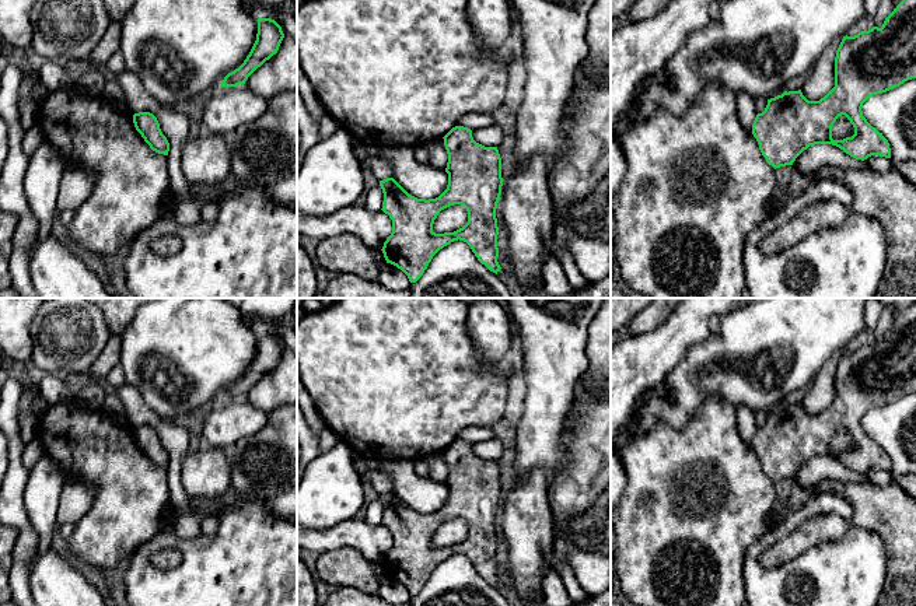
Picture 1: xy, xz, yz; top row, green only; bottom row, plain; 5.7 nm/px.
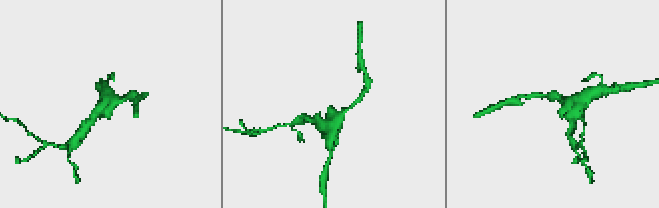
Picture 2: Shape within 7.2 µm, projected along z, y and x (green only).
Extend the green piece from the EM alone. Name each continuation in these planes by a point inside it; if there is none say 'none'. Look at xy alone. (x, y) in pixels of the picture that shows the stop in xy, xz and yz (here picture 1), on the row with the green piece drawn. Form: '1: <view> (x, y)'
none

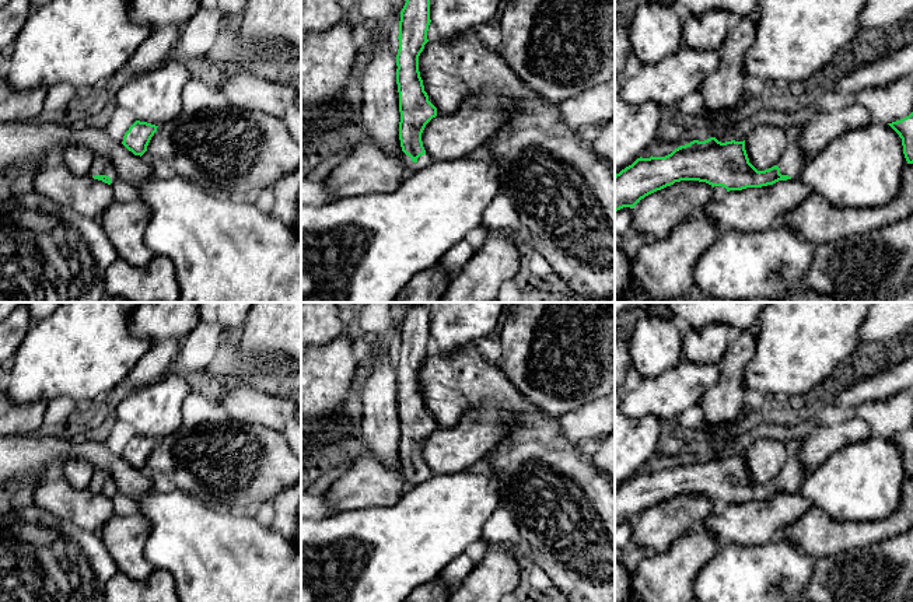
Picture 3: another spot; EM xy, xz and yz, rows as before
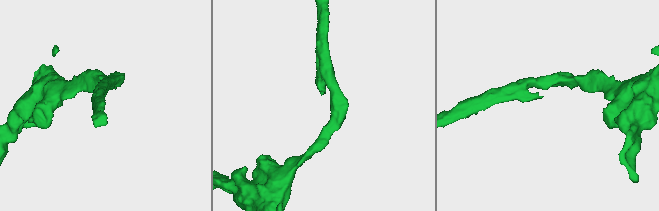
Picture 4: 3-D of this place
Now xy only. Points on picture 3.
1: xy (101, 165)

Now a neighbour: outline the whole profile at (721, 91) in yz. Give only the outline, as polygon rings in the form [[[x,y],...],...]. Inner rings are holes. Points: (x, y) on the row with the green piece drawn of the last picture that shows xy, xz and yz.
[[[756,13],[748,17],[732,17],[720,49],[718,69],[699,88],[704,98],[707,120],[718,120],[737,111],[744,94],[745,56],[755,41],[755,32]]]

